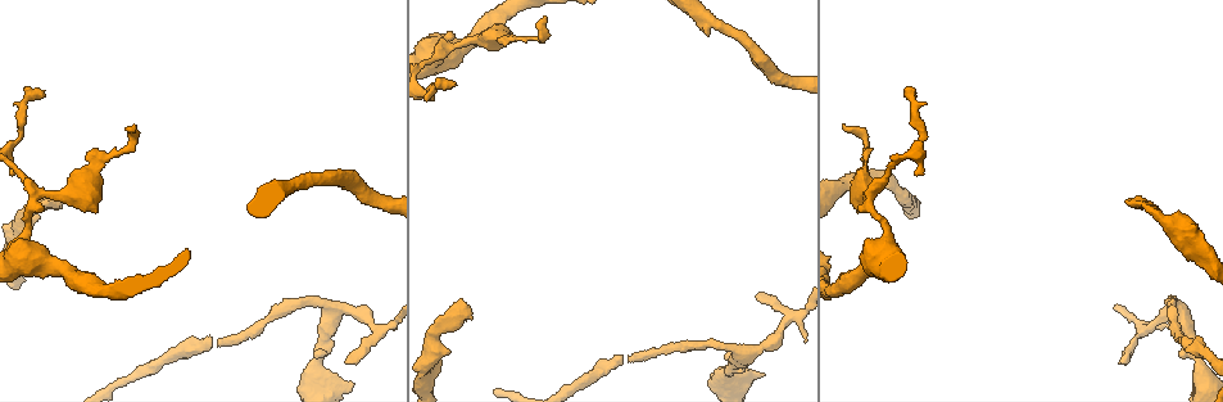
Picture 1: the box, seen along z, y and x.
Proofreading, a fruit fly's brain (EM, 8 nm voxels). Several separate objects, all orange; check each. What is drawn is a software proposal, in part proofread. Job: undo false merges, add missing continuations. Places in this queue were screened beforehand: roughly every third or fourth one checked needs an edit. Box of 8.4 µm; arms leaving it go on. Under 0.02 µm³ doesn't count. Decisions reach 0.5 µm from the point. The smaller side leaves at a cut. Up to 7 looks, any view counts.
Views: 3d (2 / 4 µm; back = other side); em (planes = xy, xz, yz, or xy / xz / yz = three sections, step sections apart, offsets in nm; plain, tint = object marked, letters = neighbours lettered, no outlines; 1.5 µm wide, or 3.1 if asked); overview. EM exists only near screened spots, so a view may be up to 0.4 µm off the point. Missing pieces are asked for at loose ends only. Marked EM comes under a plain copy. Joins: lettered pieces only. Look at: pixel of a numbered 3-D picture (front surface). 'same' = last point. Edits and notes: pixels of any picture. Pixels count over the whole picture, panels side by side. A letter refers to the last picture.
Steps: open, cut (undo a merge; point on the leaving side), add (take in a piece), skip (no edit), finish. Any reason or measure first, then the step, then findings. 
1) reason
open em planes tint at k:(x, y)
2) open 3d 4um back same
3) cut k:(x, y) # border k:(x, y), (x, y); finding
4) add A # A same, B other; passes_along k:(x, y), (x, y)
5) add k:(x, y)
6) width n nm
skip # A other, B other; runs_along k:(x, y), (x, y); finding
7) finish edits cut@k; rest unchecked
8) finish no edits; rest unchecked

an open end
open 3d 4um at 1:(1128, 200)

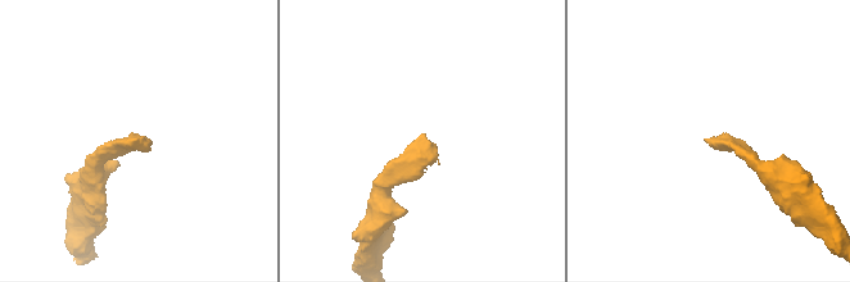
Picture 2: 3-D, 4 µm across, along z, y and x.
shape alone is not enough
open em planes letters at 2:(134, 140)

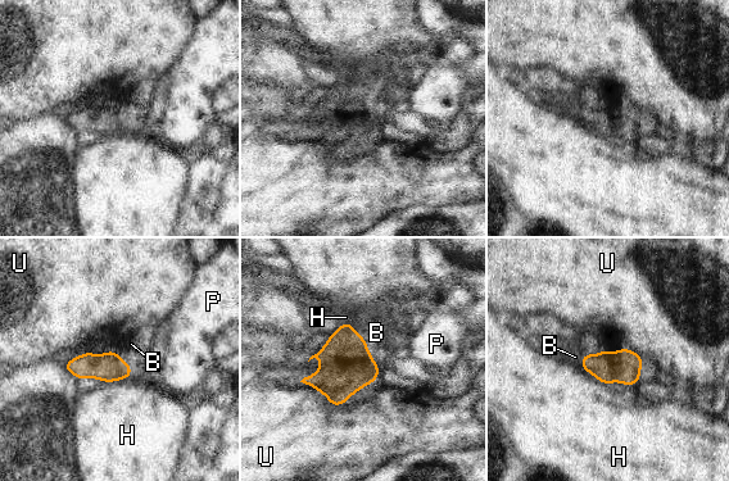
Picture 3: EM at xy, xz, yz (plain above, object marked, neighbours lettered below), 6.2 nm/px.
width 190 nm
add B # B same, H other, P other, U other; passes_along 3:(347, 366), (362, 337), (376, 332); the neuron continues

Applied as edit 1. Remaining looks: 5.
see it whole again
open overview

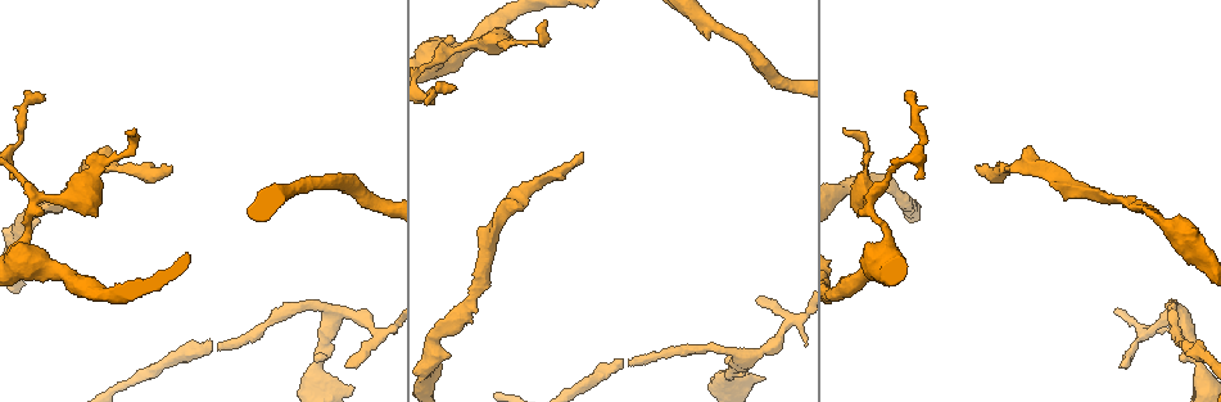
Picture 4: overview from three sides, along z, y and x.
long arm stops here
open 3d 2um at 4:(583, 153)

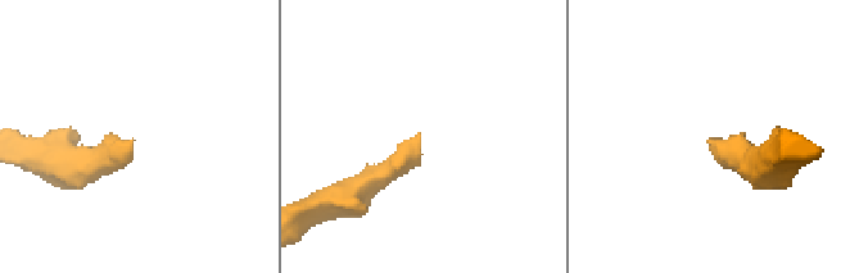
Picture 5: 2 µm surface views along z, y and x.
open em planes letters at 5:(707, 142)

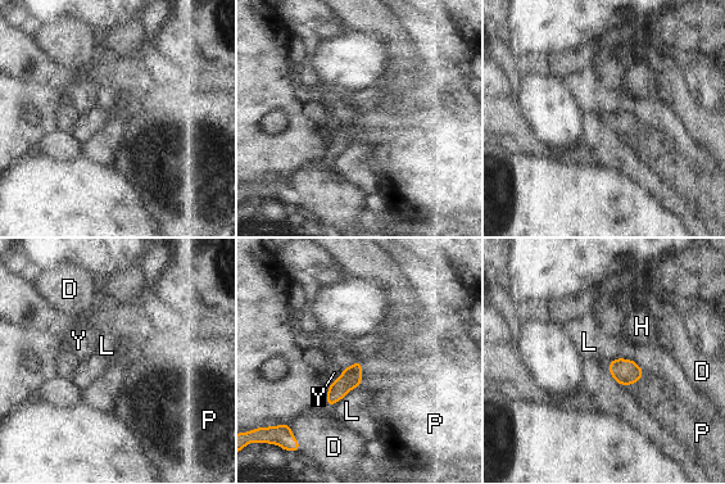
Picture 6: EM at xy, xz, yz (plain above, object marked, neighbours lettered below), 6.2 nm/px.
skip # D other, H other, L other, P other, Y other; no lettered piece goes on from it

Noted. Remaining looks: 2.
finish edits add@3; rest unchecked

